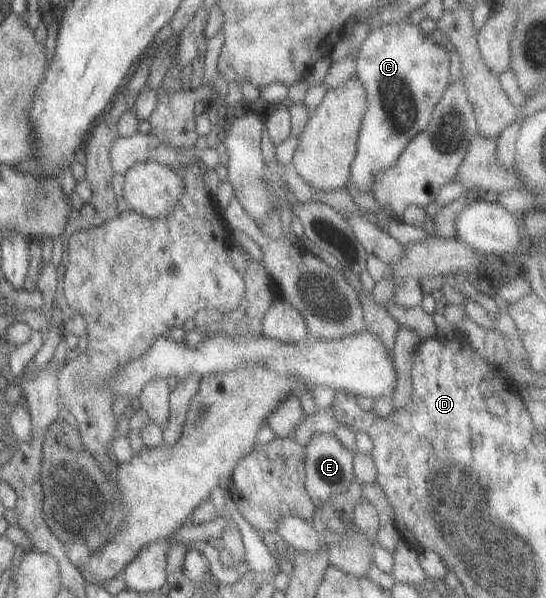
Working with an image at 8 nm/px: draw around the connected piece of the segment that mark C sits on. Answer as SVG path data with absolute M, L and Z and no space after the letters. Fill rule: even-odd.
M403 18L372 28L356 57L353 75L365 89L366 109L348 180L353 190L368 194L373 190L373 177L389 168L409 140L428 125L433 107L448 87L449 54L429 40L419 25L413 26Z

